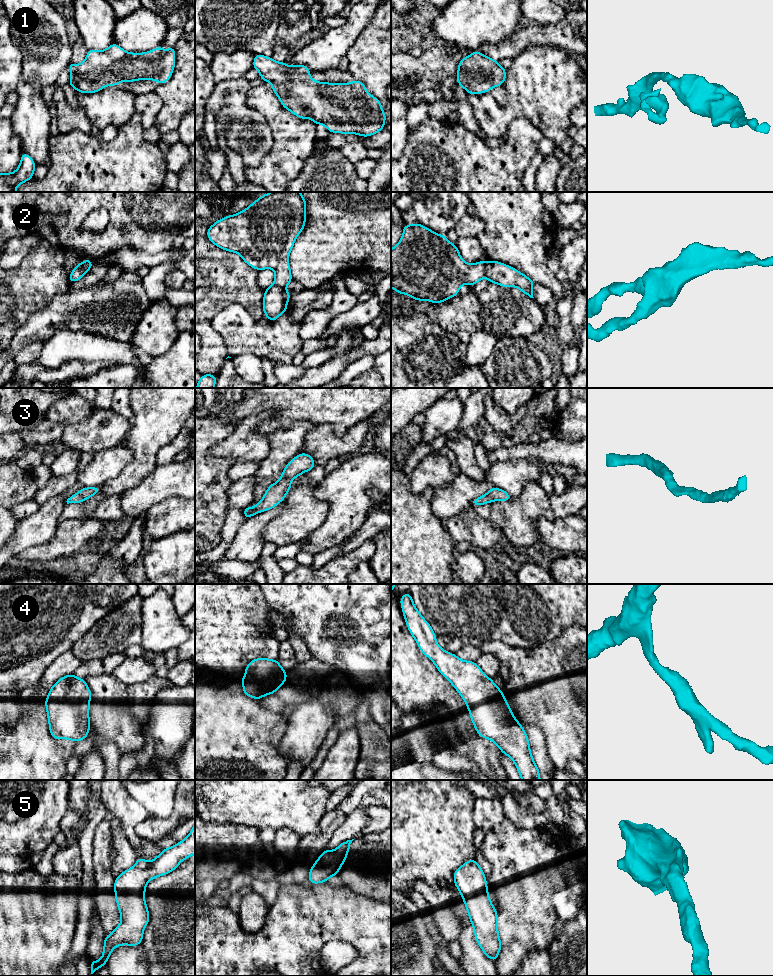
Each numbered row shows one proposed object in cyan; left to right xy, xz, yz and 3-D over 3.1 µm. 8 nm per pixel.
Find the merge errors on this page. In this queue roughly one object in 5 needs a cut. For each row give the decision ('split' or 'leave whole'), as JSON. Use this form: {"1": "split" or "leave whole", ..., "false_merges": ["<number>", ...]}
{"1": "leave whole", "2": "split", "3": "leave whole", "4": "leave whole", "5": "leave whole", "false_merges": ["2"]}

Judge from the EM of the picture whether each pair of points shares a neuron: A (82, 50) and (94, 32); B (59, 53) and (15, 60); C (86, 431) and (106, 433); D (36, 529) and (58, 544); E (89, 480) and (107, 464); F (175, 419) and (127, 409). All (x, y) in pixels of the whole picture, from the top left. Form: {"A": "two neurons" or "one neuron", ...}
{"A": "two neurons", "B": "two neurons", "C": "one neuron", "D": "two neurons", "E": "one neuron", "F": "two neurons"}

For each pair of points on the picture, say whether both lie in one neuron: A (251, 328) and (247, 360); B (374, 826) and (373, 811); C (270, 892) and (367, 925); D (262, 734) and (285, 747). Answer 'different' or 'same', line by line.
A: different
B: same
C: different
D: different

